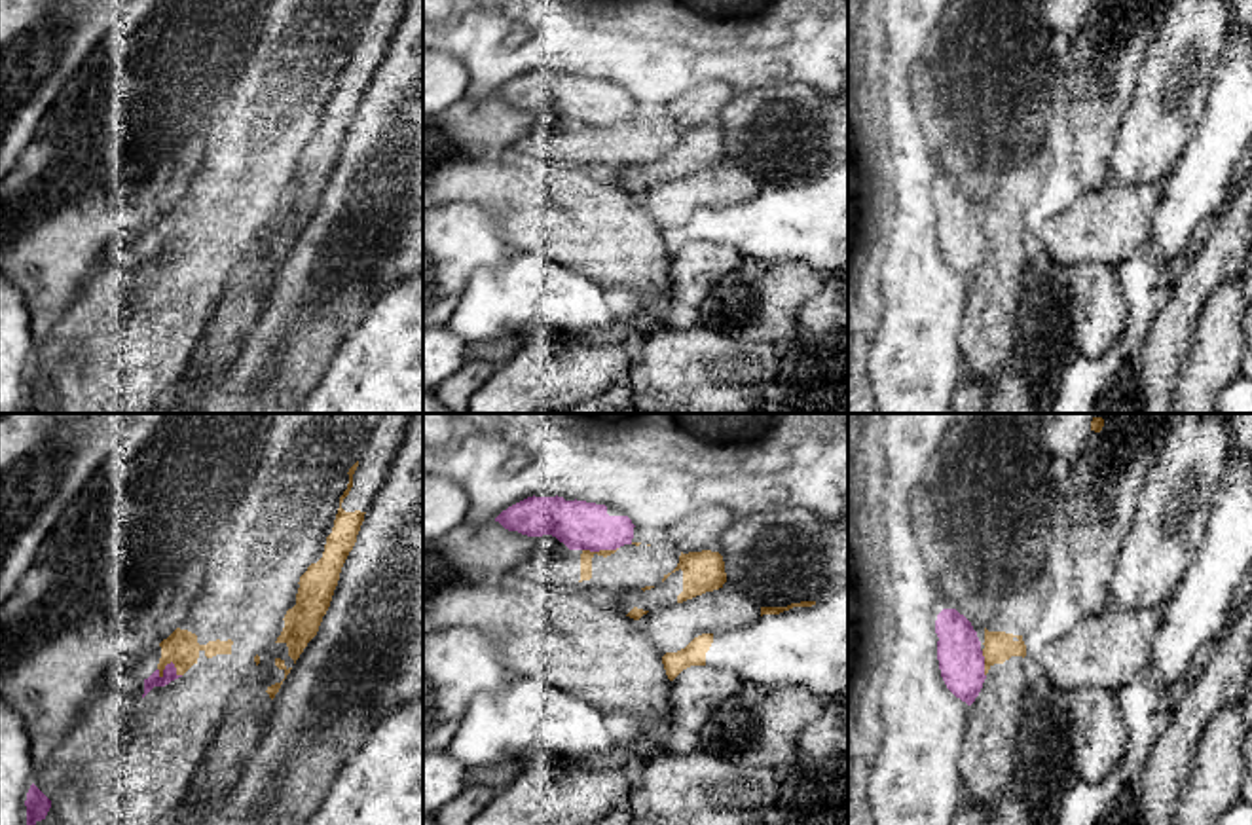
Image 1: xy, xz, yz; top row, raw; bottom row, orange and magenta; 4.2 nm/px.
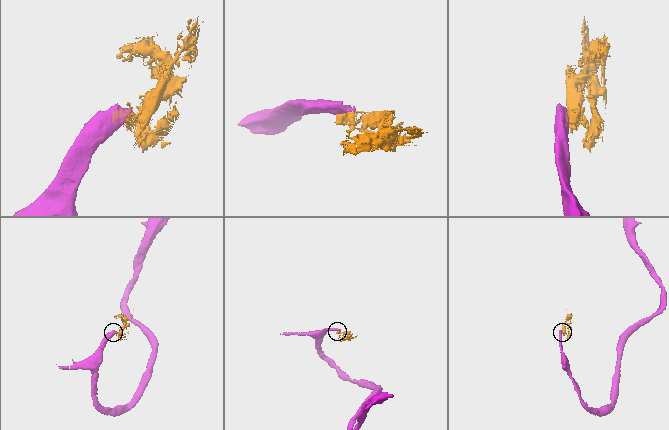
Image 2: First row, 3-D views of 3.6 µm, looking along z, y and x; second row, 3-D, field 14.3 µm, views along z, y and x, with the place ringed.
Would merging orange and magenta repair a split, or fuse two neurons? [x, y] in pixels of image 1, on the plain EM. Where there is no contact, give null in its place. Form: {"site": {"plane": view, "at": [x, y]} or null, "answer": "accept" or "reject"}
{"site": {"plane": "xy", "at": [171, 236]}, "answer": "reject"}

